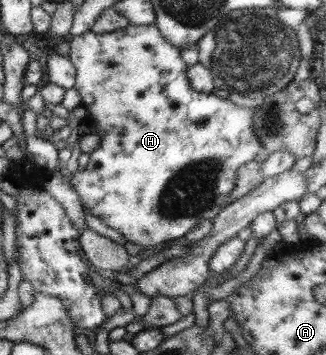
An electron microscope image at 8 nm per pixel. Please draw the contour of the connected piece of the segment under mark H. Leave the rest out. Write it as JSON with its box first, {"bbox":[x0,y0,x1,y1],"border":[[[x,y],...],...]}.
{"bbox":[67,25,264,249],"border":[[[128,25],[104,34],[88,31],[80,36],[71,37],[68,46],[67,56],[75,69],[74,91],[80,95],[81,106],[87,110],[85,120],[94,128],[96,136],[99,136],[98,146],[89,154],[87,165],[81,171],[75,170],[73,175],[71,174],[70,184],[78,193],[82,206],[86,207],[90,214],[100,218],[106,226],[122,234],[126,242],[140,244],[149,249],[162,242],[182,239],[185,233],[200,220],[214,218],[227,204],[229,190],[234,186],[236,169],[245,162],[252,161],[258,152],[264,153],[263,146],[252,134],[252,113],[255,111],[253,102],[248,107],[238,107],[229,100],[217,98],[212,93],[194,91],[185,74],[188,66],[180,59],[180,48],[162,38],[160,31],[154,25]]]}

